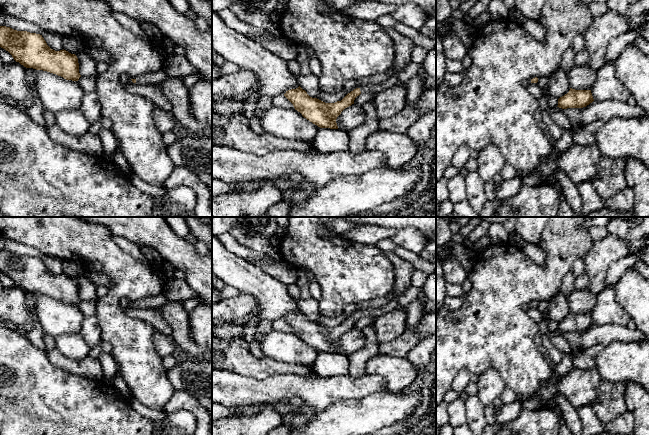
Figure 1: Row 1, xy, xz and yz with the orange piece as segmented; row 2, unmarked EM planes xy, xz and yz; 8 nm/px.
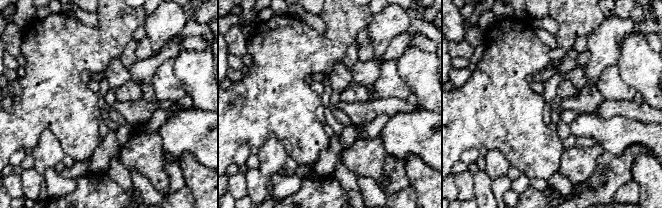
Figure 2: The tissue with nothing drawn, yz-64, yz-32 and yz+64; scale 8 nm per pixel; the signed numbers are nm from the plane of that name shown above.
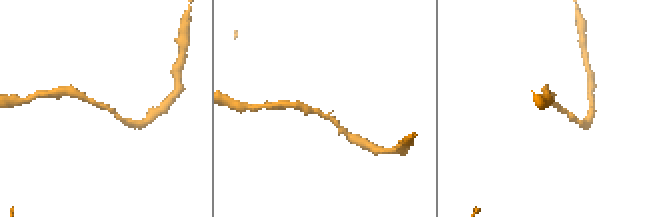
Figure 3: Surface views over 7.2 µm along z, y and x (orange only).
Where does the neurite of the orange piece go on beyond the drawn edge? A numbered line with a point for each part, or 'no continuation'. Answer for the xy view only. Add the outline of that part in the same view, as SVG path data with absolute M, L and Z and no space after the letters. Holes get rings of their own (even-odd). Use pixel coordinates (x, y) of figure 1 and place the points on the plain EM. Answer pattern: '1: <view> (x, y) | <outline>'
1: xy (153, 301) | M159 294L156 296L150 296L136 303L138 308L155 308L160 307L168 302L168 299L163 295Z

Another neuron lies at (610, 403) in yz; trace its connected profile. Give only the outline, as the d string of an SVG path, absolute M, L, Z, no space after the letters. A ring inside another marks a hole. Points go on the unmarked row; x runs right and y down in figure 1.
M602 380L598 387L598 399L592 405L597 418L606 424L627 411L624 399L627 382L612 383Z

